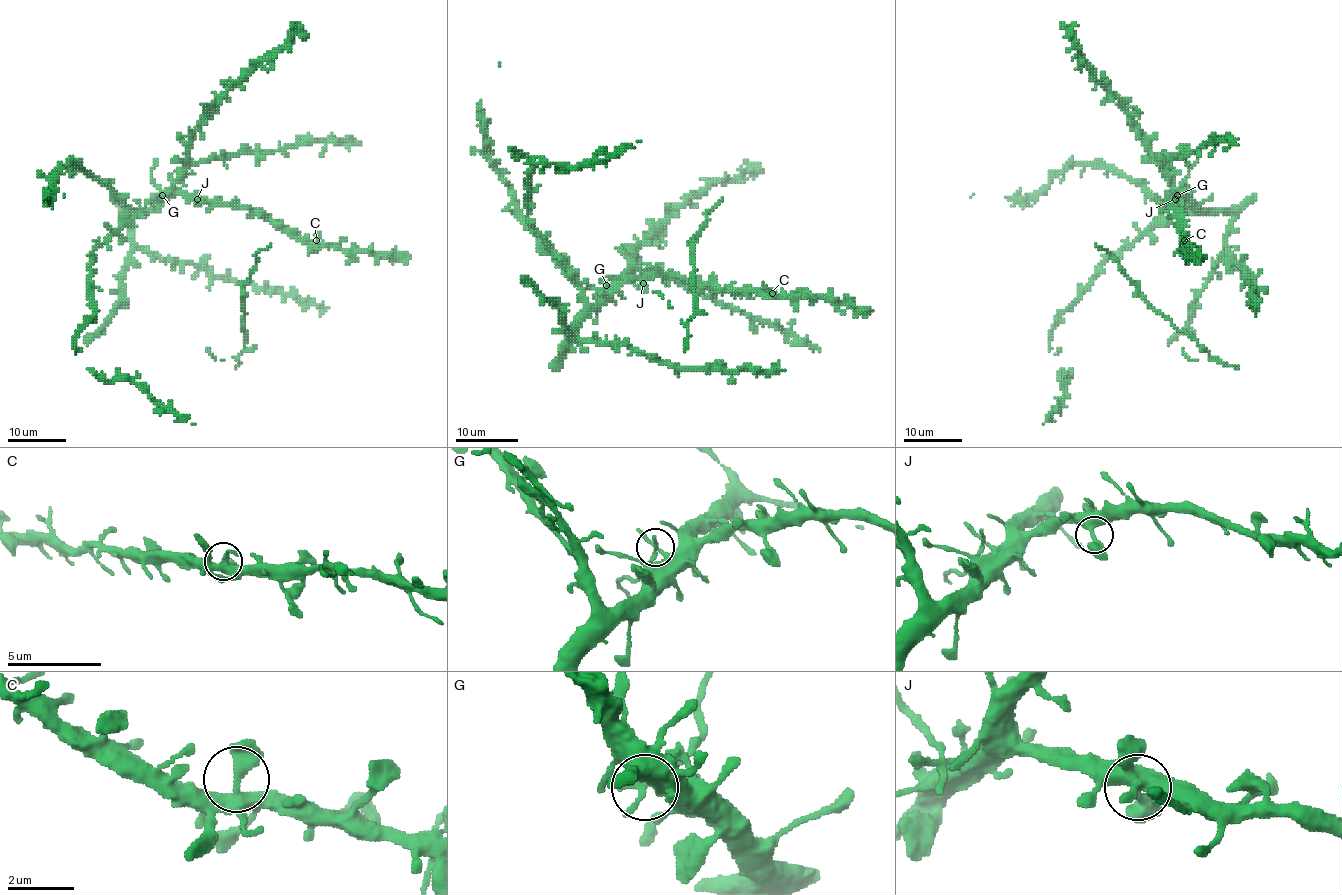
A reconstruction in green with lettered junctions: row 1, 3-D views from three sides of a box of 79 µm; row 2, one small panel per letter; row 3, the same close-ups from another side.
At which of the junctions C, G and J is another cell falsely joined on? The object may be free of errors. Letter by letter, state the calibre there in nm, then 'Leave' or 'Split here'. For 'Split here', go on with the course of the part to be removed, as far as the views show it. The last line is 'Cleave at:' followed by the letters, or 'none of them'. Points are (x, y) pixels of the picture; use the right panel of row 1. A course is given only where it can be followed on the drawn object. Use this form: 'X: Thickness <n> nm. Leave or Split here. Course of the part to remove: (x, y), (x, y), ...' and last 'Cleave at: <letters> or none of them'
C: Thickness 340 nm. Leave
G: Thickness 220 nm. Split here. Course of the part to remove: (1176, 195), (1185, 188), (1188, 170), (1197, 158)
J: Thickness 320 nm. Leave
Cleave at: G

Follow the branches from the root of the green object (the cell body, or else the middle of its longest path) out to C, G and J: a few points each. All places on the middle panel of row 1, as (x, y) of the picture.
C: (585, 297), (590, 305), (596, 305), (622, 283), (655, 275), (676, 275), (721, 288), (772, 293)
G: (585, 297), (590, 305), (594, 305), (608, 288), (605, 285)
J: (585, 297), (590, 305), (596, 305), (622, 283), (633, 278), (643, 283)

